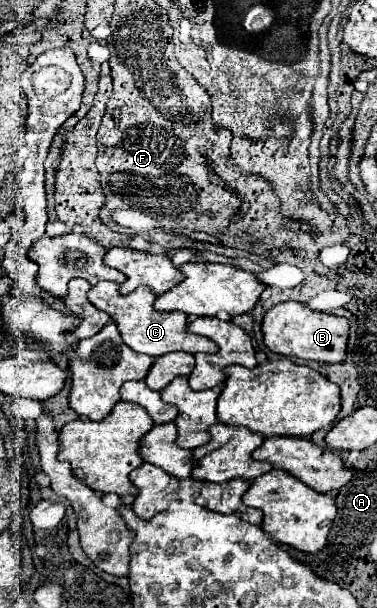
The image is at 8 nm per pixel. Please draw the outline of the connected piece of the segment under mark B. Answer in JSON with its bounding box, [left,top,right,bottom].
[262,302,348,362]

